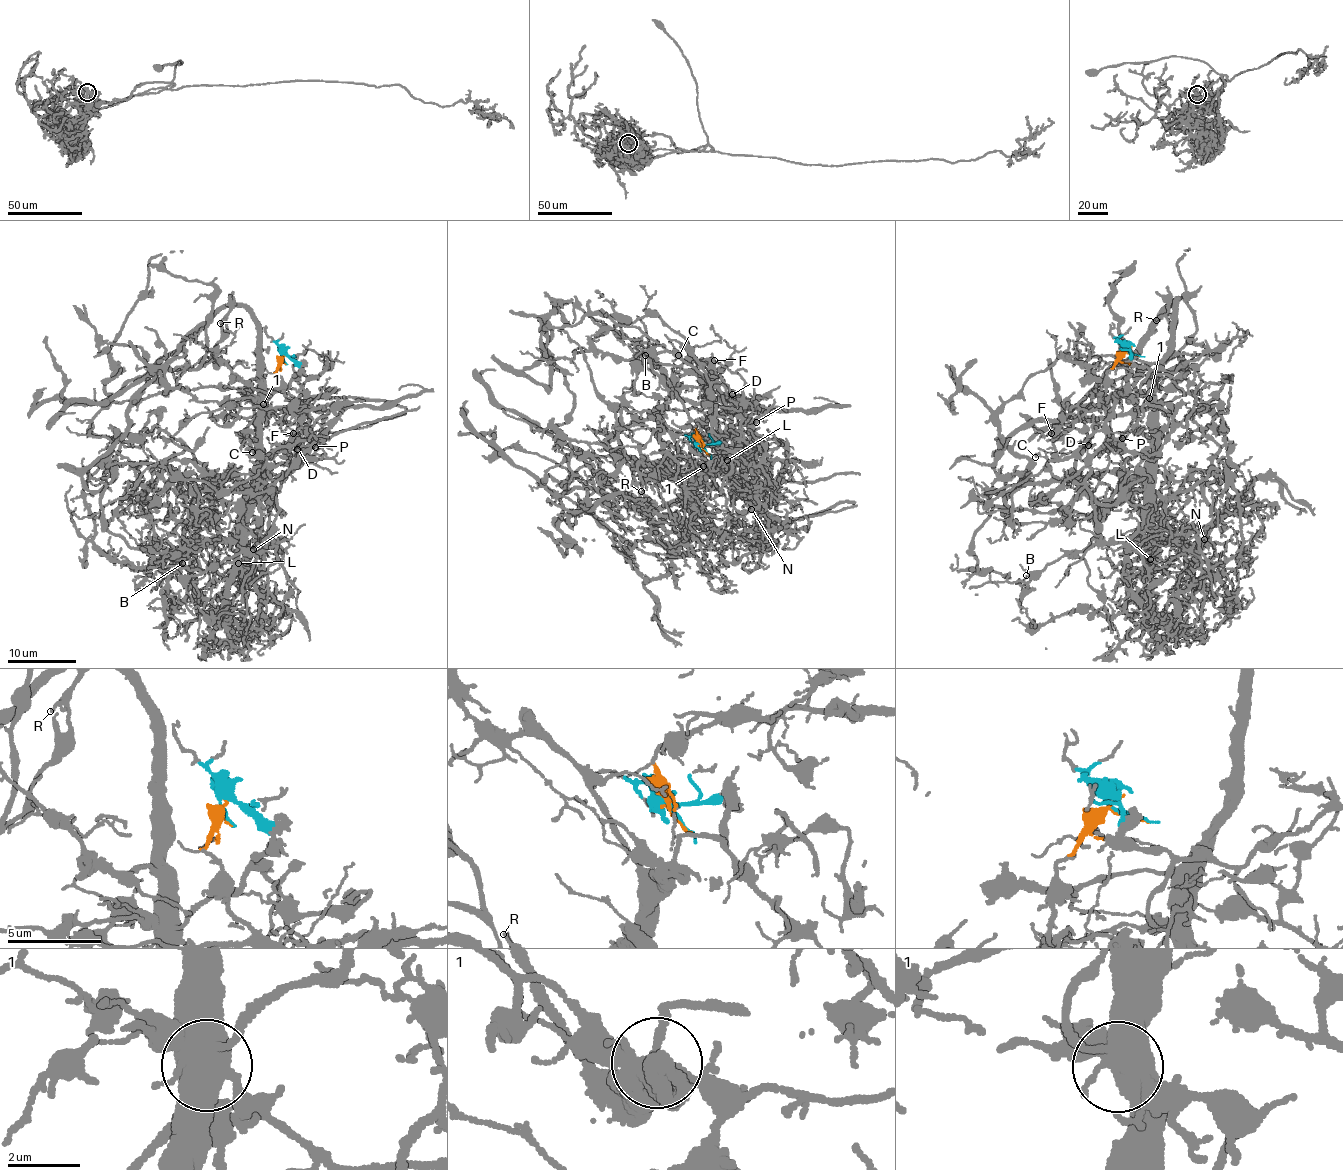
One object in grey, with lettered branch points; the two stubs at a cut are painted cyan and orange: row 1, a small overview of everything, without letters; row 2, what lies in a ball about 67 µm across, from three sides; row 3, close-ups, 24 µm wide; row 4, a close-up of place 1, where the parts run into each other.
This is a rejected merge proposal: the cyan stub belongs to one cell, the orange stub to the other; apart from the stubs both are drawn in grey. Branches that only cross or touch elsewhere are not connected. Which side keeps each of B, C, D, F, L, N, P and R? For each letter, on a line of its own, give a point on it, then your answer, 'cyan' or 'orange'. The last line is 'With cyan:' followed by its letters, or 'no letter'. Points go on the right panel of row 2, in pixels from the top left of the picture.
B: at (1026, 575); orange
C: at (1035, 457); orange
D: at (1088, 445); orange
F: at (1051, 433); orange
L: at (1150, 559); cyan
N: at (1204, 539); cyan
P: at (1122, 438); orange
R: at (1156, 320); cyan
With cyan: L, N, R

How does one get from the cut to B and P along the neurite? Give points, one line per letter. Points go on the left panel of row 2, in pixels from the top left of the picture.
B: (281, 358), (287, 397), (340, 416), (273, 482), (274, 529), (253, 550), (201, 574), (182, 564)
P: (281, 358), (277, 375), (287, 397), (306, 409), (340, 406), (340, 413), (305, 446), (316, 446)

